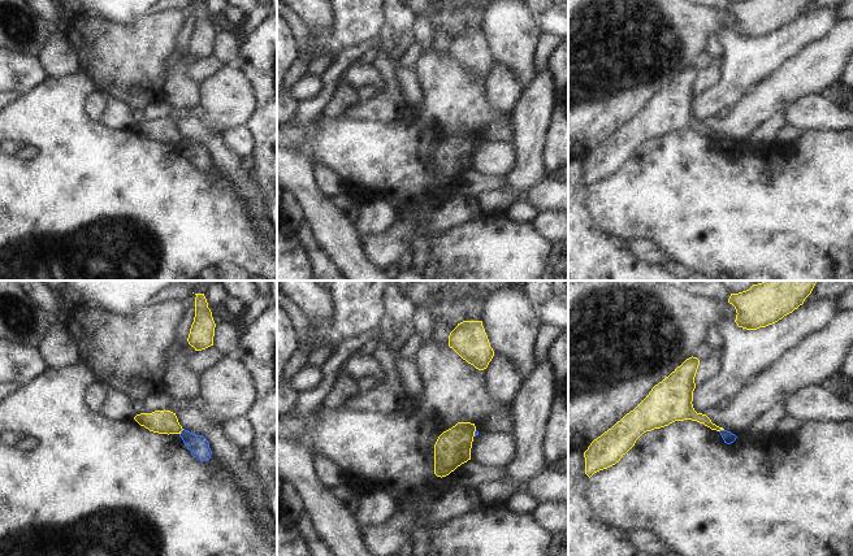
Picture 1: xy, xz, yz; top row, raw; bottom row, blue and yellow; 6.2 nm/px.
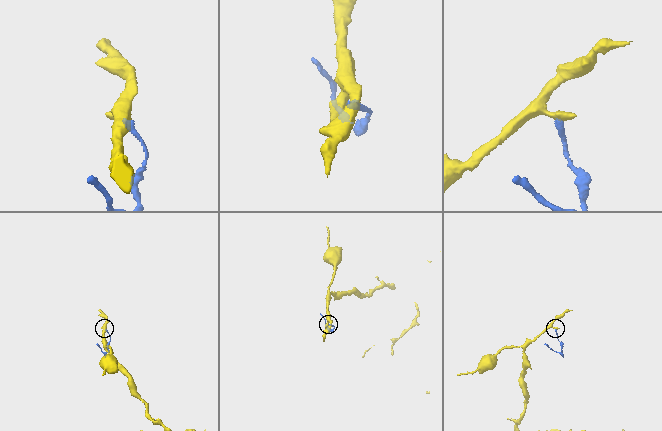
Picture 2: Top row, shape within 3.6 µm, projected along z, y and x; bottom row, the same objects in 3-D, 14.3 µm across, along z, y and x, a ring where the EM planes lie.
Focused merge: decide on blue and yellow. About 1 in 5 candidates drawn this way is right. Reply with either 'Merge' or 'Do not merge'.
Do not merge

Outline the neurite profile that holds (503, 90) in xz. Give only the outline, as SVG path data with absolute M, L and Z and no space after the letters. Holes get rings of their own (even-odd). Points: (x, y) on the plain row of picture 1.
M493 65L486 77L486 92L493 112L505 116L515 108L524 87L507 69Z

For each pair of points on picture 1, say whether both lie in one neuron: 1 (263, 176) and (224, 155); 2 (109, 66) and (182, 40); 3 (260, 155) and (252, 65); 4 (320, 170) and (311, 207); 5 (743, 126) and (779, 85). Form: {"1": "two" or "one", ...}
{"1": "two", "2": "two", "3": "one", "4": "two", "5": "one"}

